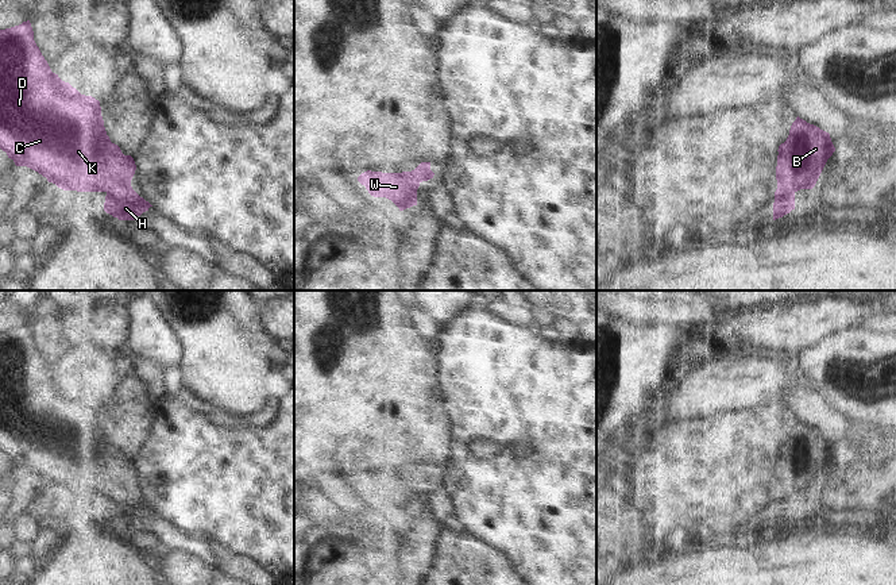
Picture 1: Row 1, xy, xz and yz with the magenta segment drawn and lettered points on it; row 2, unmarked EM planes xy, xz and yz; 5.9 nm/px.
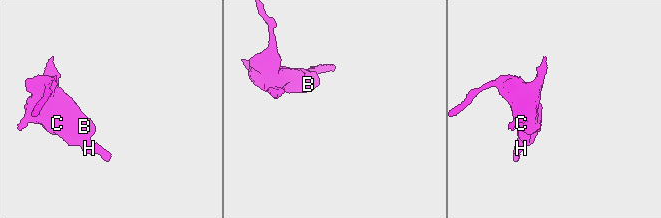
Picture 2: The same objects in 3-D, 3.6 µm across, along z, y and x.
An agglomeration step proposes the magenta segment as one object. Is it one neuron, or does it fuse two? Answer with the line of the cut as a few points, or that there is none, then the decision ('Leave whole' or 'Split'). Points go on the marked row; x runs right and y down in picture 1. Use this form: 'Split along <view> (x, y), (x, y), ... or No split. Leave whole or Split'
No split. Leave whole.

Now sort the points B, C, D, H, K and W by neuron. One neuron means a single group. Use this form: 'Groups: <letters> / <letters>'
Groups: B C D H K W.

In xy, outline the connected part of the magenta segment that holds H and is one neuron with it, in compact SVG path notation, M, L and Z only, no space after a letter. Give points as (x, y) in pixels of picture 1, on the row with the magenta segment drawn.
M30 20L0 30L0 149L16 166L38 172L63 190L105 192L104 211L119 220L135 220L152 207L132 189L135 161L131 155L124 155L107 135L100 101L81 95L51 72L34 41Z

